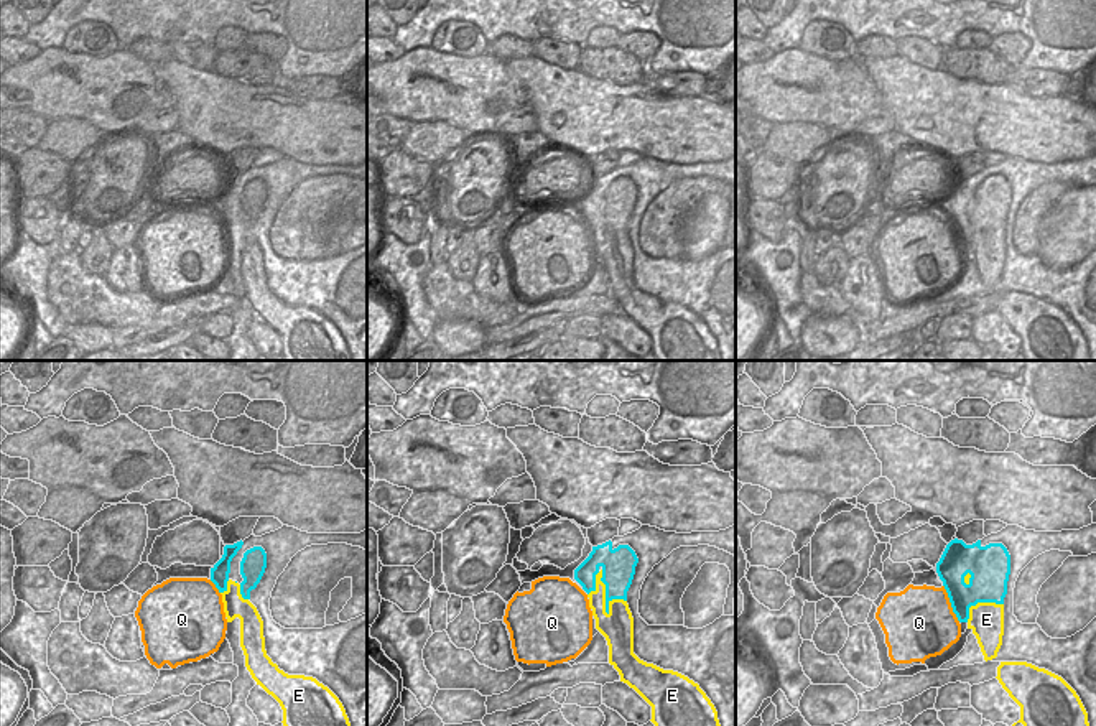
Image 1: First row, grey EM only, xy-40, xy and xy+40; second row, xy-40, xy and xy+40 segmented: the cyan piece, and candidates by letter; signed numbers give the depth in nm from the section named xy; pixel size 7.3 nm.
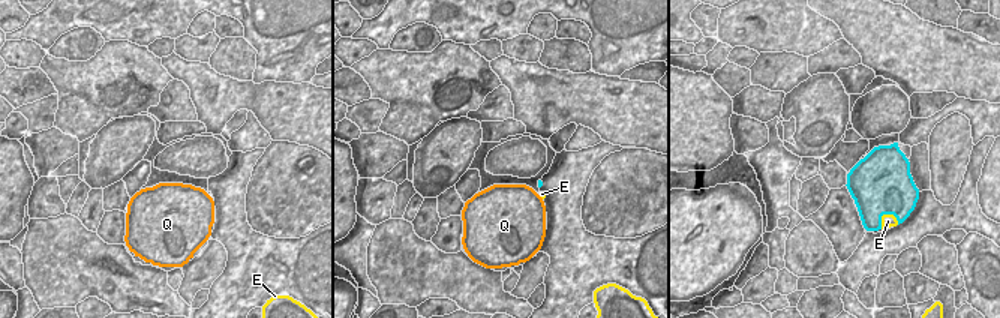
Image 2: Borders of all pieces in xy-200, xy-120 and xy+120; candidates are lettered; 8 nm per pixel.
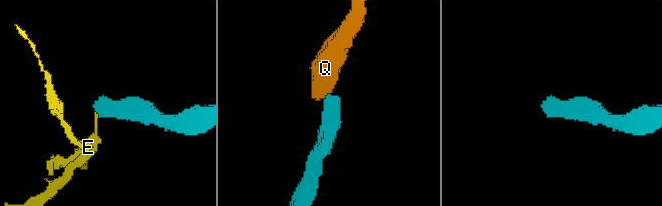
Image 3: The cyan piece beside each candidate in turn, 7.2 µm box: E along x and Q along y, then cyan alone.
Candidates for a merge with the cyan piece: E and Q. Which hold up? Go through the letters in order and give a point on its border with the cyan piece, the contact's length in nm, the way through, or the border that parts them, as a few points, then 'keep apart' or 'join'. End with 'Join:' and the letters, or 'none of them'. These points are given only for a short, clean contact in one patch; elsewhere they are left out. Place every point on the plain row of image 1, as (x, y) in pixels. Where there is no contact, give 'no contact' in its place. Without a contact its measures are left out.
E: contact xy (606, 224); length 340 nm; keep apart
Q: contact xy+40 (950, 232); length 300 nm; way xy+40 (952, 200), (950, 232), (920, 249); join
Join: Q

